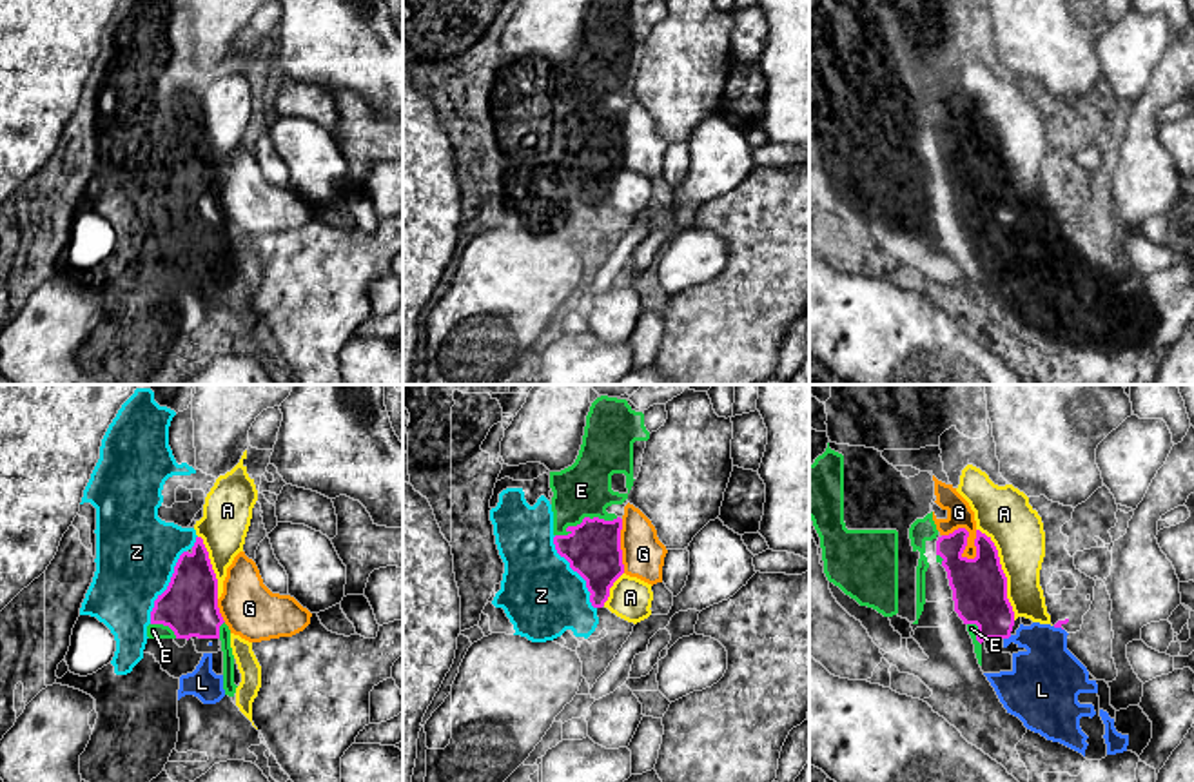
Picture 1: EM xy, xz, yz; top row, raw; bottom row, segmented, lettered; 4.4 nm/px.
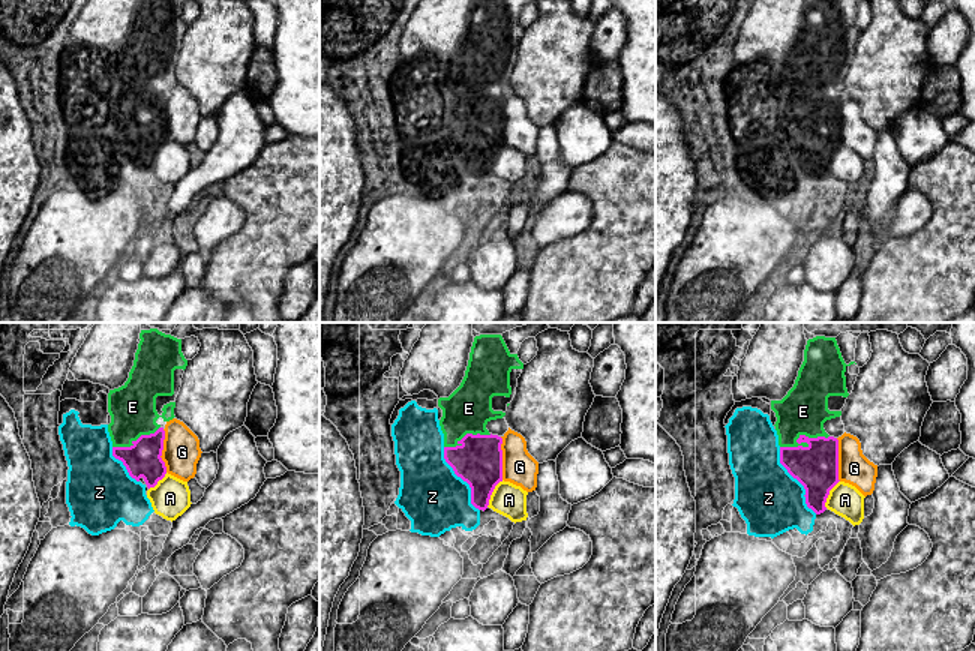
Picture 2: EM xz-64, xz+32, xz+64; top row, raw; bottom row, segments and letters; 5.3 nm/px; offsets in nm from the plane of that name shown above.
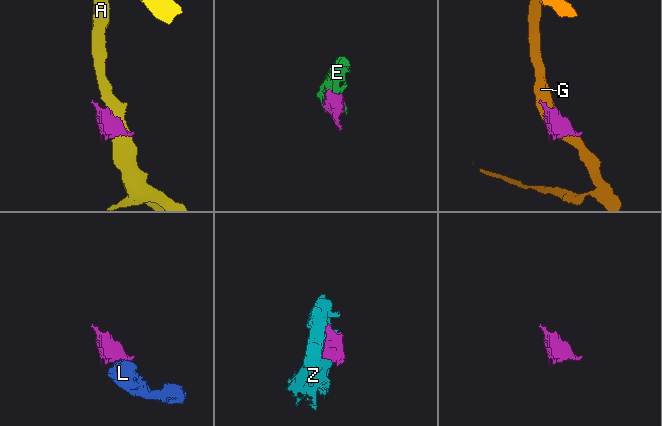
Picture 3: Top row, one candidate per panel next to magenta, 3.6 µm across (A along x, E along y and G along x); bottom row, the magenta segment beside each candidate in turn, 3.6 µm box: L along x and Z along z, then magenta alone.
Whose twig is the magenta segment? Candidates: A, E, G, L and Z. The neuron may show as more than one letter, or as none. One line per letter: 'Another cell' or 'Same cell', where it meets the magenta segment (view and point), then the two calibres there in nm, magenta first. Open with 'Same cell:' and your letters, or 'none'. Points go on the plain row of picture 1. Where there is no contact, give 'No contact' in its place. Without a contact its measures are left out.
Same cell: L
A: Another cell. Touches magenta at yz (1004, 167). Thickness 240 nm (magenta) against 240 nm
E: Another cell. Touches magenta at xz (585, 111). Thickness 240 nm (magenta) against 240 nm
G: Another cell. Touches magenta at yz (968, 129). Thickness 240 nm (magenta) against 110 nm
L: Same cell. Touches magenta at yz (1008, 231). Thickness 240 nm (magenta) against 320 nm
Z: Another cell. Touches magenta at xy (167, 180). Thickness 260 nm (magenta) against 360 nm

